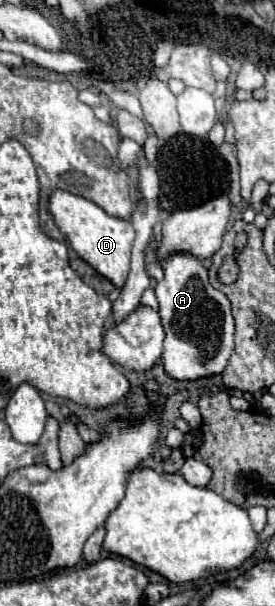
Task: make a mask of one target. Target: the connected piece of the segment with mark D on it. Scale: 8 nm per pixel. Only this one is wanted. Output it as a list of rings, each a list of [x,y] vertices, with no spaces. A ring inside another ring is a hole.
[[[55,191],[49,201],[49,213],[53,215],[57,227],[67,235],[73,251],[85,259],[95,271],[107,277],[117,289],[123,289],[131,265],[131,247],[135,241],[135,229],[129,219],[117,219],[105,213],[93,201],[67,191]]]

